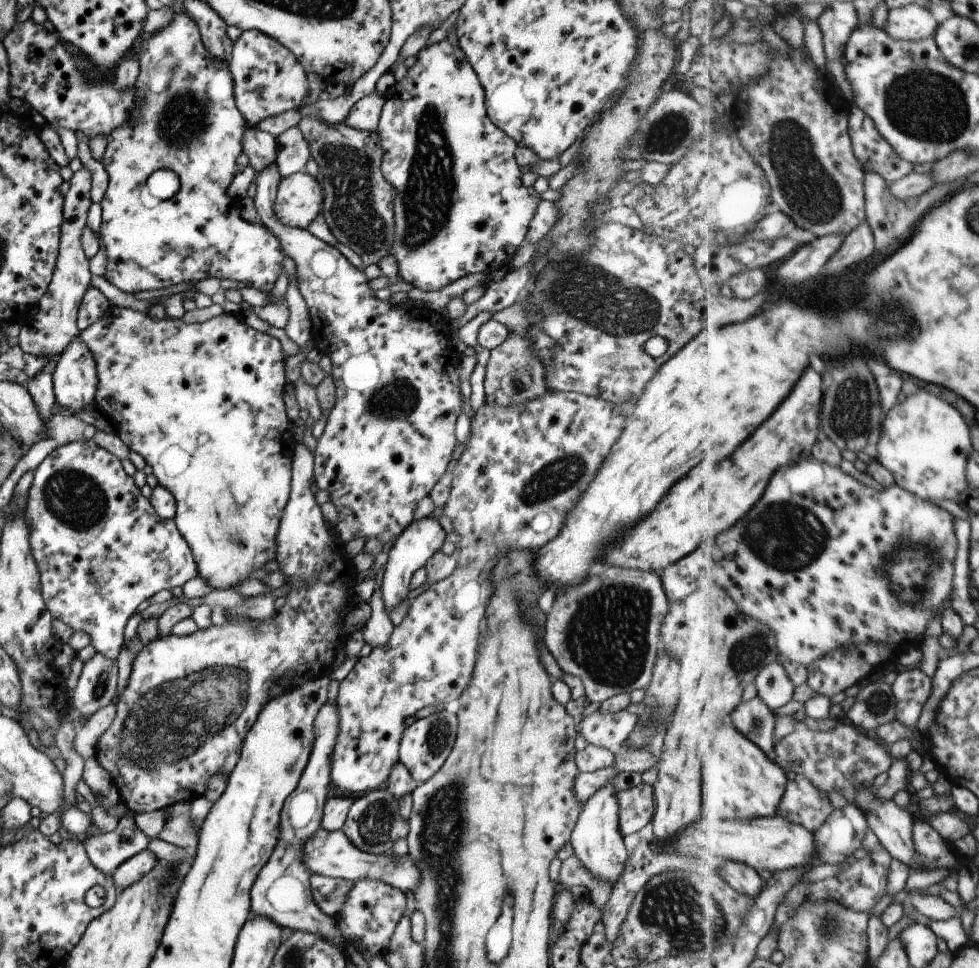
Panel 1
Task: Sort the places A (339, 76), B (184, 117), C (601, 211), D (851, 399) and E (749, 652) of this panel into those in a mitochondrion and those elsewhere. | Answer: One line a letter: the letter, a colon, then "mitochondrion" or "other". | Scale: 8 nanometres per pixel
A: other
B: mitochondrion
C: other
D: mitochondrion
E: mitochondrion

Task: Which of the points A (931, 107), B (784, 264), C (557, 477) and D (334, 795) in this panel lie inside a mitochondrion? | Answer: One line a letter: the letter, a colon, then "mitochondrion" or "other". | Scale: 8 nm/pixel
A: mitochondrion
B: other
C: mitochondrion
D: other

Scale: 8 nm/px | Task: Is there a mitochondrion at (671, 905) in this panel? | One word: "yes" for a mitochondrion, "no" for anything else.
yes

